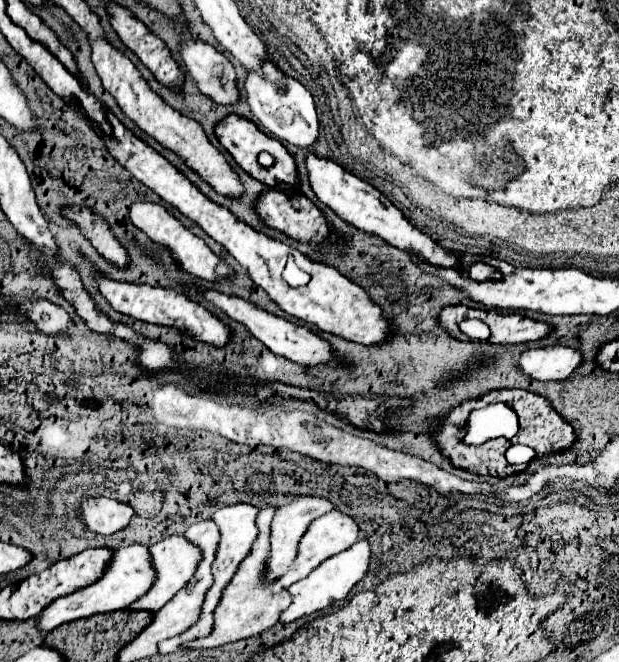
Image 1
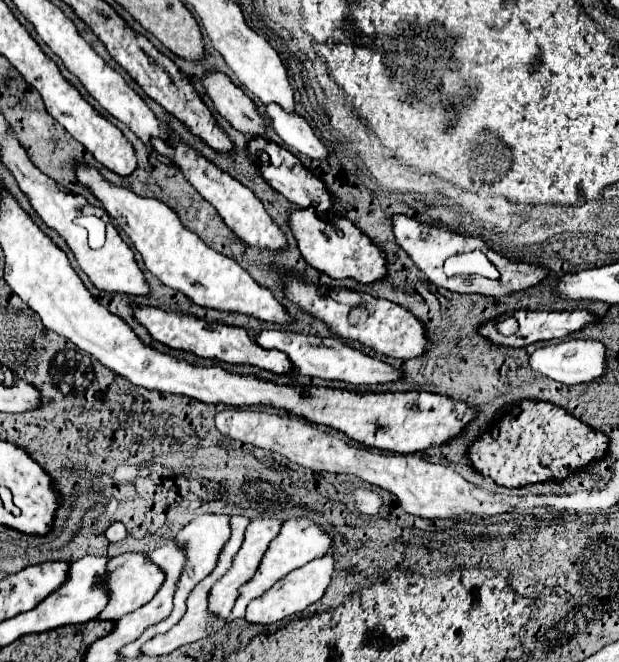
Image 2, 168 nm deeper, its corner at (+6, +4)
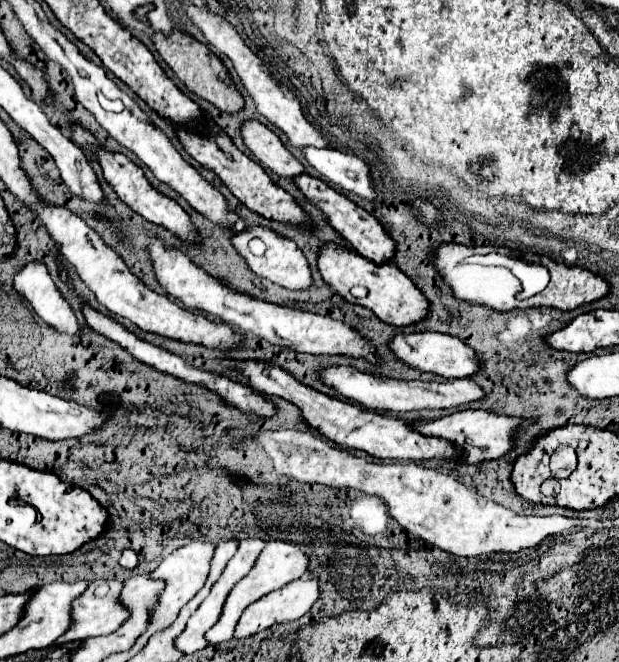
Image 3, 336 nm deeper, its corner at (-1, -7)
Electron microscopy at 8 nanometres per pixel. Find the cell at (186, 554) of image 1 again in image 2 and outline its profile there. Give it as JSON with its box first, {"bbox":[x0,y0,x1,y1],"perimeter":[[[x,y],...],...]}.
{"bbox":[99,552,165,620],"perimeter":[[[125,552],[121,556],[115,556],[107,564],[107,570],[109,570],[107,588],[111,592],[111,600],[109,600],[107,608],[99,614],[101,620],[119,620],[121,616],[141,608],[159,592],[159,588],[165,582],[163,570],[153,560],[149,560],[149,554],[145,554],[145,552]]]}

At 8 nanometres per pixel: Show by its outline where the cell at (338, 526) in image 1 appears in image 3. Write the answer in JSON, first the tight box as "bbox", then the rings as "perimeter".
{"bbox":[206,541,308,645],"perimeter":[[[268,541],[266,547],[262,549],[262,553],[258,555],[252,571],[240,579],[232,591],[228,593],[226,601],[224,601],[224,607],[222,607],[222,615],[220,619],[214,623],[214,627],[210,627],[206,631],[206,641],[208,645],[218,645],[222,641],[230,641],[232,635],[234,635],[234,623],[238,621],[238,615],[242,615],[242,609],[246,609],[252,601],[256,601],[258,597],[264,597],[268,595],[270,591],[274,589],[280,589],[284,587],[284,583],[290,583],[294,579],[298,579],[300,575],[304,575],[308,571],[308,557],[298,549],[298,545],[294,543],[286,543],[286,541]]]}

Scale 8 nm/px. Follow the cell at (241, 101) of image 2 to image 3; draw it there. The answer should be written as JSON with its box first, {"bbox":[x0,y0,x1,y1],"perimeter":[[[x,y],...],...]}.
{"bbox":[242,121,304,179],"perimeter":[[[246,121],[242,127],[242,137],[246,147],[254,153],[258,163],[272,173],[294,179],[304,173],[302,163],[282,145],[276,133],[272,133],[268,127],[264,127],[258,121]]]}

